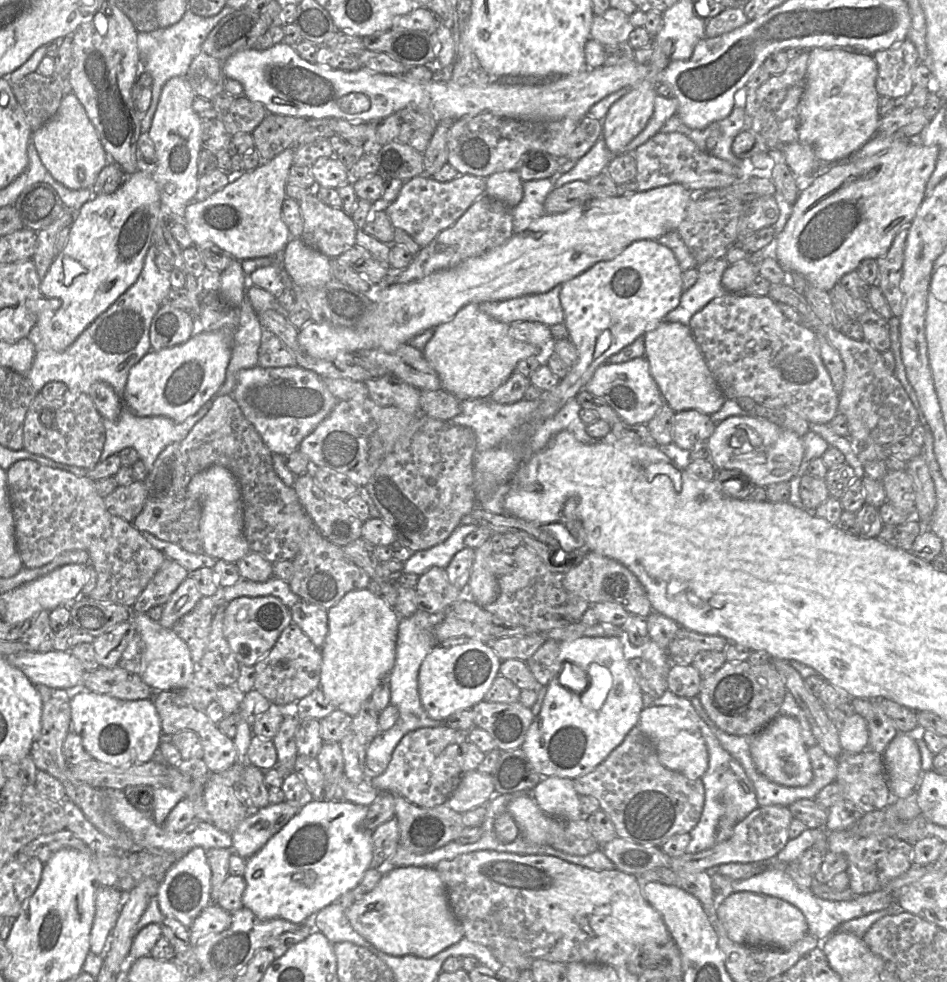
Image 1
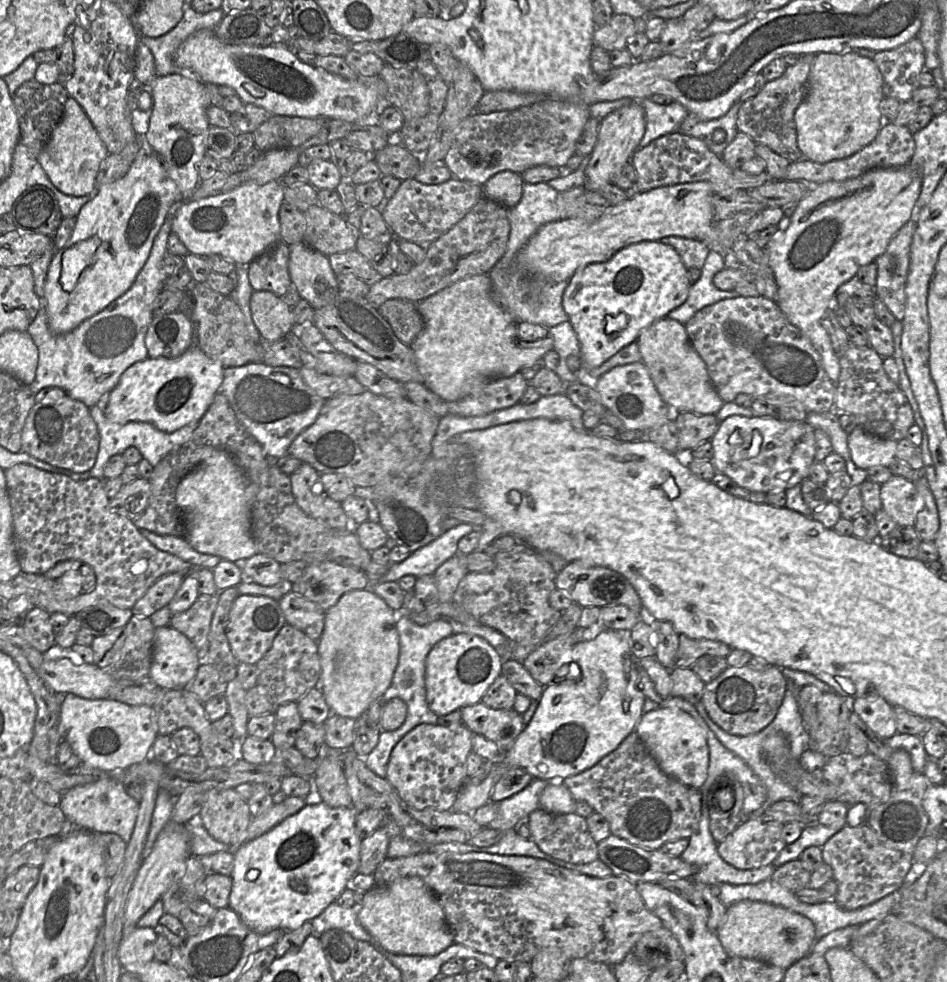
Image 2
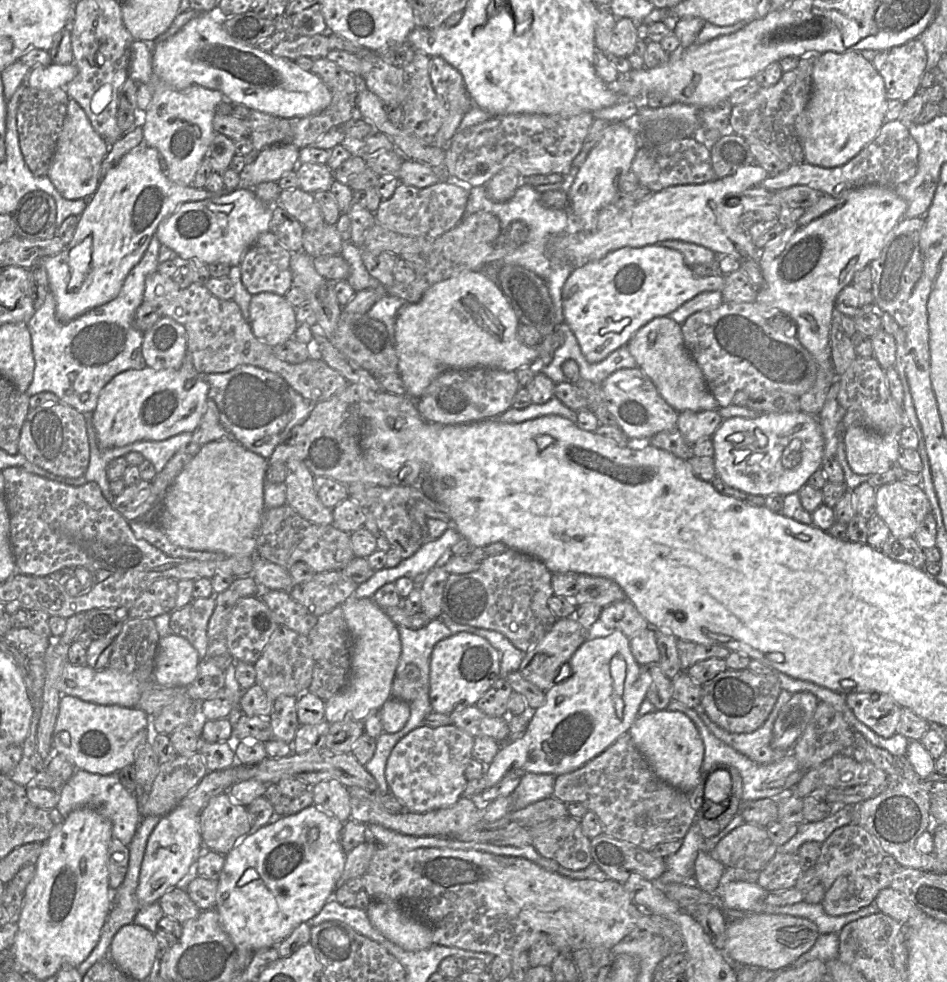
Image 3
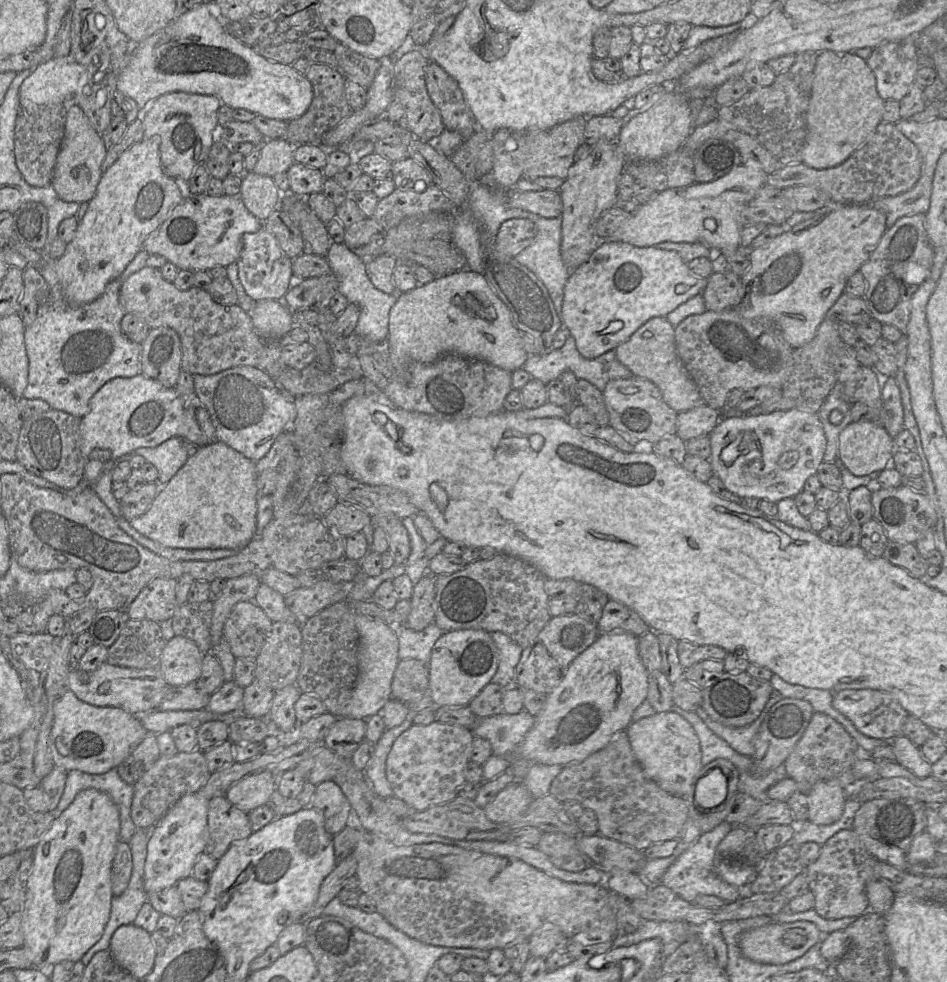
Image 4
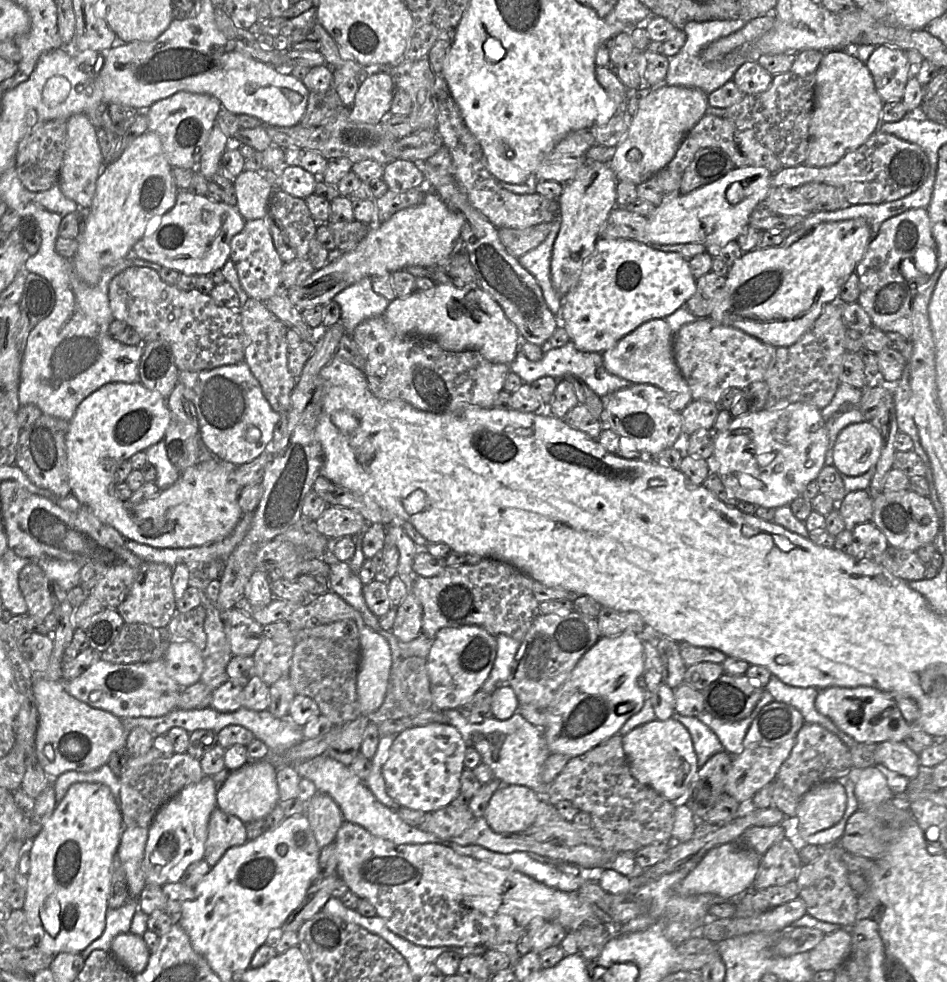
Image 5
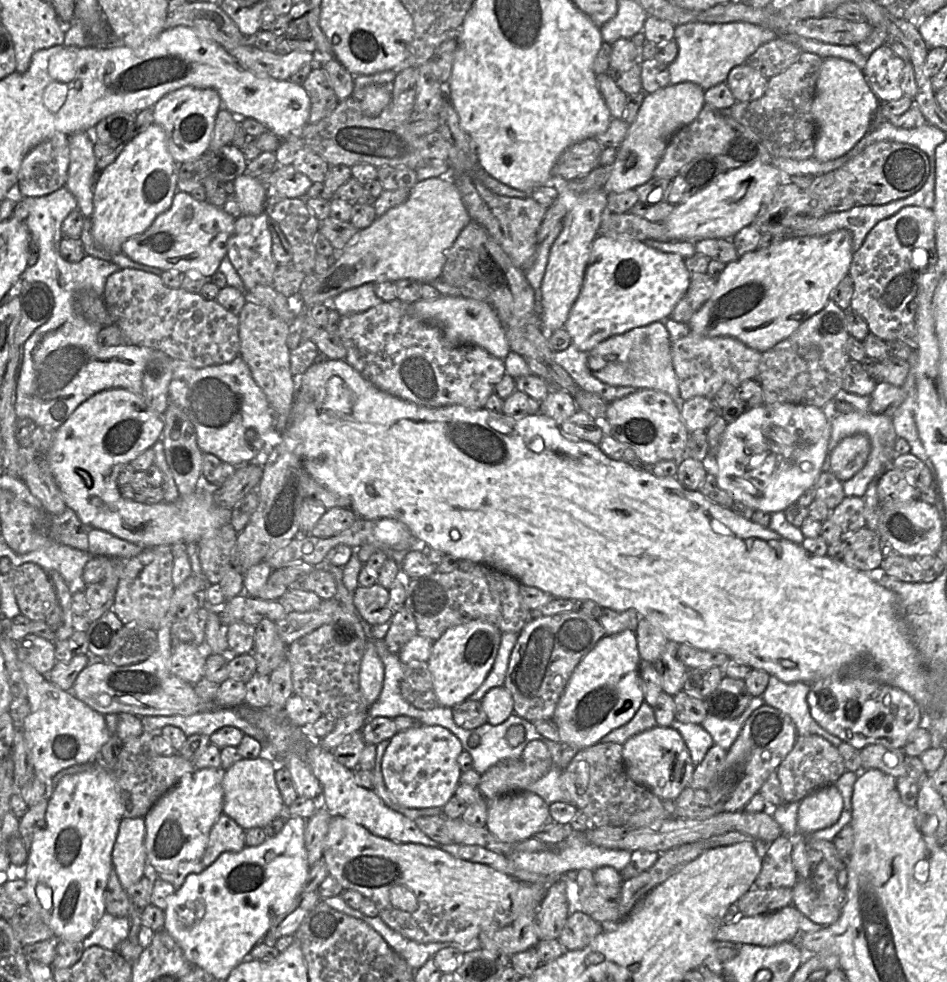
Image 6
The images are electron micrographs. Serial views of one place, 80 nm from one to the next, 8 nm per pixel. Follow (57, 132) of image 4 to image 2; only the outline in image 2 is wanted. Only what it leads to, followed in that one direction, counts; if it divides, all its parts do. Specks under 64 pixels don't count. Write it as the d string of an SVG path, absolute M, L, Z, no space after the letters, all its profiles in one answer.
M31 79L24 82L16 90L13 101L20 127L19 141L25 145L35 158L39 156L49 141L55 127L60 122L68 97L69 95L64 85L60 82L42 84L35 79Z

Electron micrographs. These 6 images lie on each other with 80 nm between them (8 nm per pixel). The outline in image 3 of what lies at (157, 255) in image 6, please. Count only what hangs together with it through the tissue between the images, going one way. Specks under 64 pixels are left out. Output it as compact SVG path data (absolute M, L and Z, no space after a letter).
M236 189L219 197L180 204L159 224L155 235L161 245L176 252L182 260L239 266L257 237L269 231L272 212L273 205L264 204L252 189Z

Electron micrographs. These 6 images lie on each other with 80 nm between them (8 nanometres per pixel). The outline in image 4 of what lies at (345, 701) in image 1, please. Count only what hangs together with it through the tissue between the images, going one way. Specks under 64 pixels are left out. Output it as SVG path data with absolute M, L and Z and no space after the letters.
M363 614L355 615L358 630L358 677L349 703L342 708L342 717L367 720L380 714L391 698L391 684L398 658L398 637L396 633L379 619Z

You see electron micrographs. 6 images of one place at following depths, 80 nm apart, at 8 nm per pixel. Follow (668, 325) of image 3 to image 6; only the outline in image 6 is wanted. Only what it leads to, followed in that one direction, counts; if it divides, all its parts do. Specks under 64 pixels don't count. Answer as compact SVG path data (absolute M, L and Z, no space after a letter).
M661 321L653 322L600 342L588 352L588 367L605 384L662 391L680 406L680 390L671 350L672 343L666 326Z

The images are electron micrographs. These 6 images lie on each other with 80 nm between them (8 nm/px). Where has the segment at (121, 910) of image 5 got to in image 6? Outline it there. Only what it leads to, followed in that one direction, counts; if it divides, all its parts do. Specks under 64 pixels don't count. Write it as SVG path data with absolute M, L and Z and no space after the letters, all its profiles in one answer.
M105 912L95 930L83 940L83 948L100 946L118 951L119 945L128 938L129 928L128 917L116 917Z

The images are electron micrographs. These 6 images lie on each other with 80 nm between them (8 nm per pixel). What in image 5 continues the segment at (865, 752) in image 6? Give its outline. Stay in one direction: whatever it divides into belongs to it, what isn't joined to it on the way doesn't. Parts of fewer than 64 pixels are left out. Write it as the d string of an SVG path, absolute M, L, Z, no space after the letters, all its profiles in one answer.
M882 742L876 745L874 758L876 765L911 780L921 768L919 754L909 749L904 742Z

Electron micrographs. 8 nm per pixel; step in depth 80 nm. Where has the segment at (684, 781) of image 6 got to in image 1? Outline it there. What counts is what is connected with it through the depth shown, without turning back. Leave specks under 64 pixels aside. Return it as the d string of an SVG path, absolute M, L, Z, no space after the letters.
M652 705L641 711L637 726L654 746L664 767L692 780L702 778L709 764L708 750L701 731L685 710Z

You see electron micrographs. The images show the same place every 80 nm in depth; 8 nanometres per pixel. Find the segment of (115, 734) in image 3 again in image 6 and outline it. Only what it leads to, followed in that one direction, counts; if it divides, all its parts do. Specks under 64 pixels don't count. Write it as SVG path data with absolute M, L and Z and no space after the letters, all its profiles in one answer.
M20 660L27 688L30 712L24 720L23 735L35 775L42 781L74 765L97 762L102 746L111 736L105 717L40 674L27 661Z

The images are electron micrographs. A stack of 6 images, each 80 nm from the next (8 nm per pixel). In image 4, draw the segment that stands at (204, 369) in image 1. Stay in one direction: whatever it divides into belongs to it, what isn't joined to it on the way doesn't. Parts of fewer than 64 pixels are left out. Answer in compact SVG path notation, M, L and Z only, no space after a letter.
M139 373L134 377L116 377L106 382L89 400L89 411L80 418L80 451L84 459L83 480L93 485L108 462L119 462L121 456L140 447L154 447L171 437L182 437L194 447L199 443L202 431L193 410L188 410L173 388L166 388L159 382Z

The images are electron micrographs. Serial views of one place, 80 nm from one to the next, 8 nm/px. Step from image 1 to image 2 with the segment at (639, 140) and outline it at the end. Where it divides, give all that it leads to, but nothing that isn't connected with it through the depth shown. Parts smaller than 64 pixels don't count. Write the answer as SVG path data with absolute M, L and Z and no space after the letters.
M646 98L639 102L646 120L645 133L639 148L647 146L661 136L678 132L681 123L689 115L688 110L677 101L669 105L660 105Z

